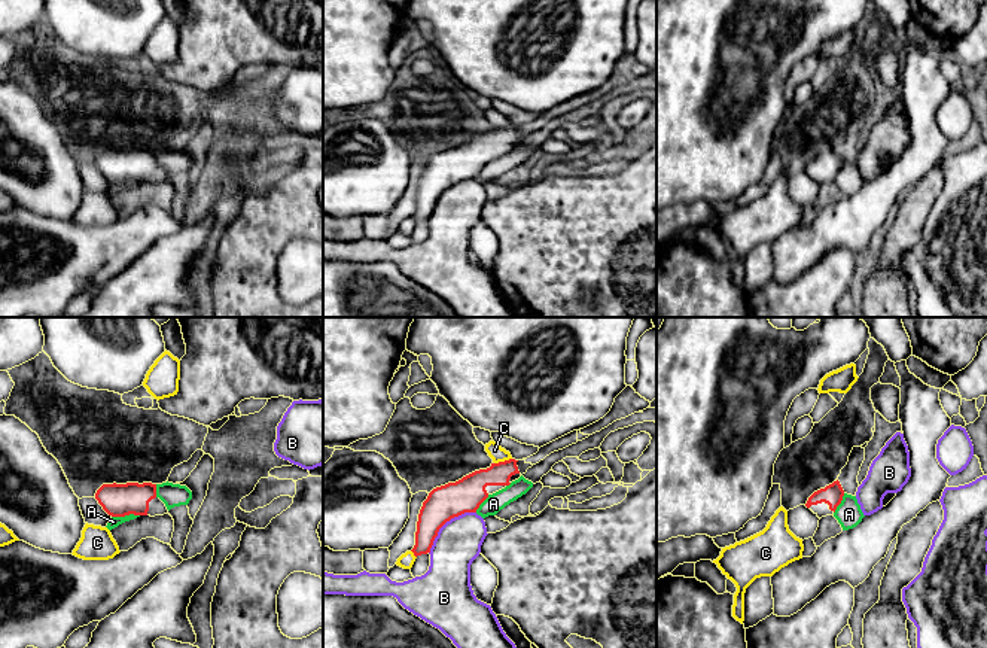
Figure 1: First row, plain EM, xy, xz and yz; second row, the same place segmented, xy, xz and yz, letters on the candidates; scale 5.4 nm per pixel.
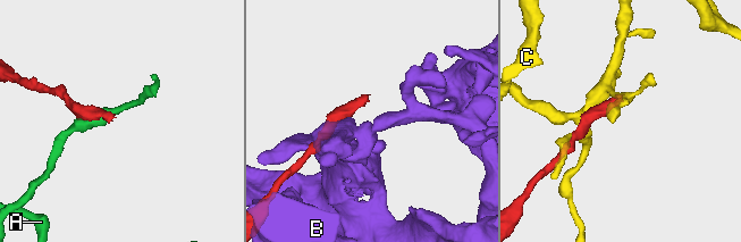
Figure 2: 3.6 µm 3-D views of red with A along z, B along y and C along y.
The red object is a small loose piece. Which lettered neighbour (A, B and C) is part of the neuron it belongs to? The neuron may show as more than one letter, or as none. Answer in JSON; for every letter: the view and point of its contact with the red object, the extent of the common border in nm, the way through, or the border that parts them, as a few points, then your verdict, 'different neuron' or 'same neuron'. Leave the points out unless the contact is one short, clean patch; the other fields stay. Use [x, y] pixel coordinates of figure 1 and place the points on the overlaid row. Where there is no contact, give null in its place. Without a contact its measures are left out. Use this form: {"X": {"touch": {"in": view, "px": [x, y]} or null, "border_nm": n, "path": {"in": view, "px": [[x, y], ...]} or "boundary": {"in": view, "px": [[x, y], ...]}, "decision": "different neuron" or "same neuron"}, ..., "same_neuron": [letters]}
{"A": {"touch": {"in": "xy", "px": [125, 514]}, "border_nm": 150, "decision": "different neuron"}, "B": {"touch": {"in": "xz", "px": [445, 522]}, "border_nm": 340, "decision": "different neuron"}, "C": {"touch": {"in": "xz", "px": [502, 462]}, "border_nm": 100, "decision": "different neuron"}, "same_neuron": []}

